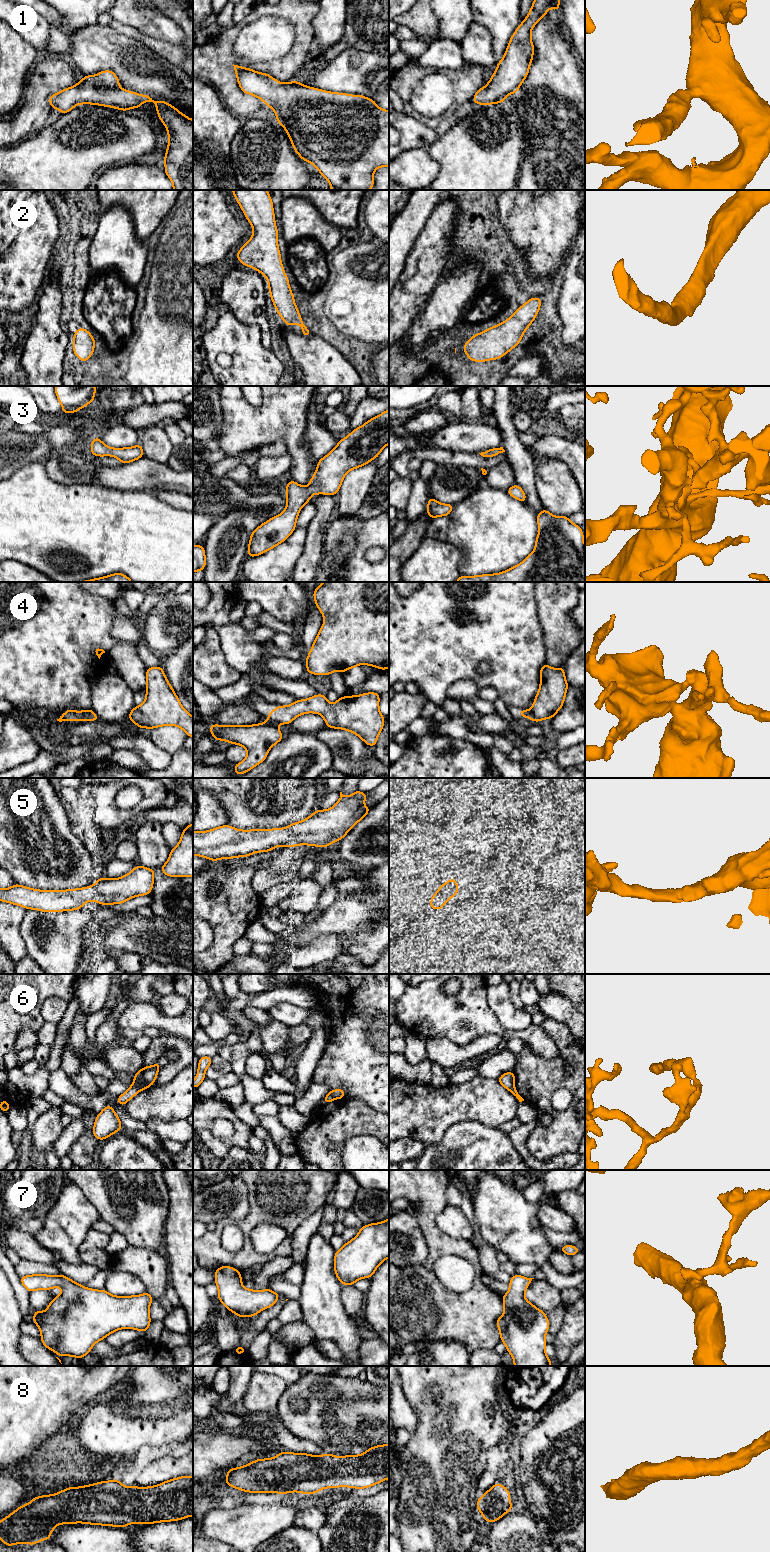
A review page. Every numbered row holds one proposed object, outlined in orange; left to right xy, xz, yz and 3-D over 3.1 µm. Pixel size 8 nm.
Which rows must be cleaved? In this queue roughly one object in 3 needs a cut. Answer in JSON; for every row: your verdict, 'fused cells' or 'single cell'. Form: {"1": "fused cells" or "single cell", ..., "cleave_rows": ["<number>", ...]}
{"1": "single cell", "2": "single cell", "3": "single cell", "4": "fused cells", "5": "single cell", "6": "fused cells", "7": "single cell", "8": "single cell", "cleave_rows": ["4", "6"]}

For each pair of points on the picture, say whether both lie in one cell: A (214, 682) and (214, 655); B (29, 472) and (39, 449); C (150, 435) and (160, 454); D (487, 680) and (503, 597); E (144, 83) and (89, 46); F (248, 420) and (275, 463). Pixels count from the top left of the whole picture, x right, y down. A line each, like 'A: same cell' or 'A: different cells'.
A: same cell
B: different cells
C: same cell
D: same cell
E: same cell
F: different cells

